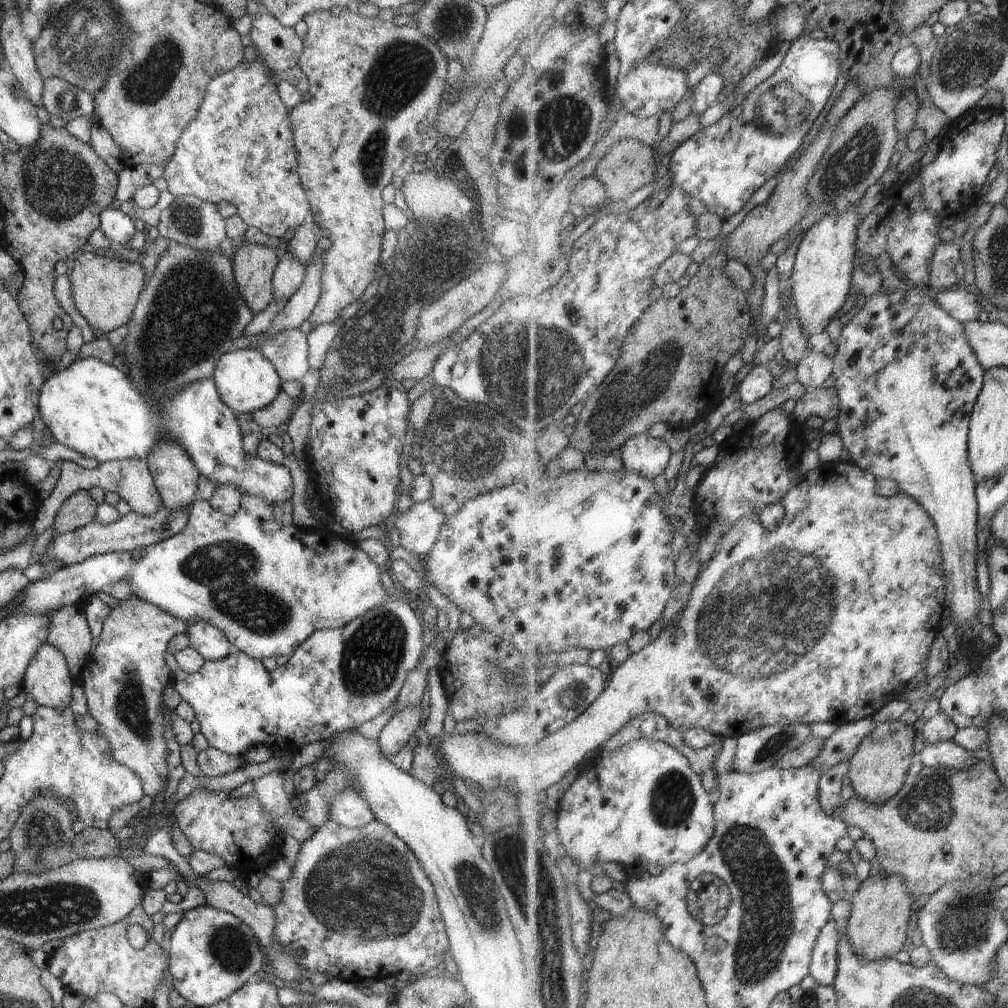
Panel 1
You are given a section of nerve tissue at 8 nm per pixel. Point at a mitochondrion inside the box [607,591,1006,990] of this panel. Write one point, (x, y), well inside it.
(765, 929)

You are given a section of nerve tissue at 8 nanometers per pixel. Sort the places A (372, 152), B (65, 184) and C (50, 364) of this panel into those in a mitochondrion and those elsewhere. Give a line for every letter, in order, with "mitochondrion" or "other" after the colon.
A: mitochondrion
B: mitochondrion
C: other

